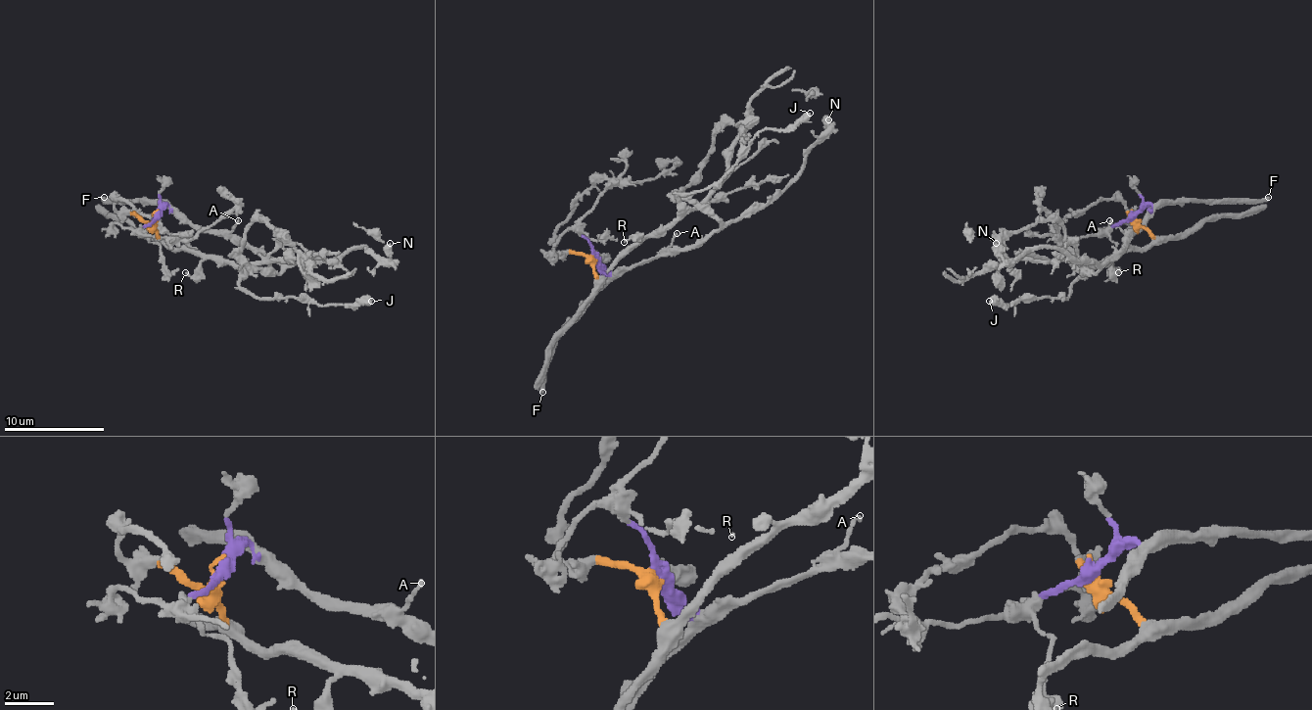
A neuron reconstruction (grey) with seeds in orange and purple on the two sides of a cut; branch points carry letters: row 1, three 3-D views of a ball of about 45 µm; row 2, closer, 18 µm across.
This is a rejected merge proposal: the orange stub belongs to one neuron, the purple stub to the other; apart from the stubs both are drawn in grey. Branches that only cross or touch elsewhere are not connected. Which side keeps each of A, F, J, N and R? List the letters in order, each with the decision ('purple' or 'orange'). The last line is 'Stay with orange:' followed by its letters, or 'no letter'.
A: purple
F: purple
J: orange
N: purple
R: orange
Stay with orange: J, R

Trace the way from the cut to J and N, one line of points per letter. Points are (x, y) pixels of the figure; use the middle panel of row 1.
J: (592, 258), (592, 270), (602, 275), (678, 214), (678, 195), (713, 187), (763, 130), (790, 130), (810, 113)
N: (592, 258), (602, 267), (617, 272), (679, 253), (768, 205), (803, 167), (803, 153), (825, 130), (827, 119)

